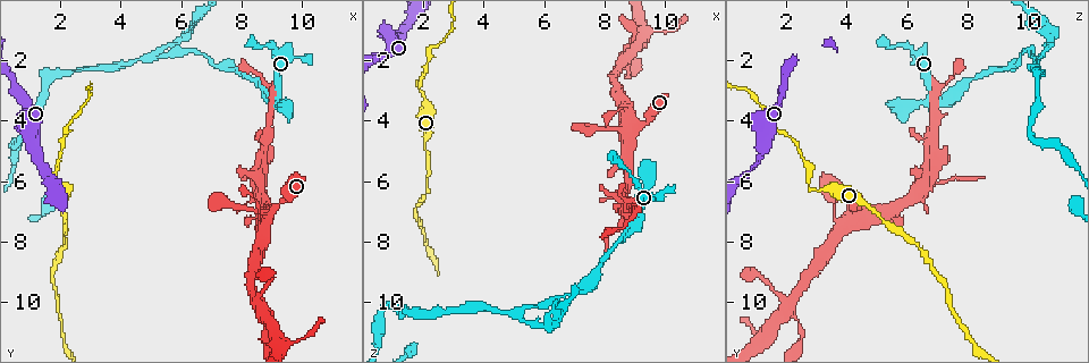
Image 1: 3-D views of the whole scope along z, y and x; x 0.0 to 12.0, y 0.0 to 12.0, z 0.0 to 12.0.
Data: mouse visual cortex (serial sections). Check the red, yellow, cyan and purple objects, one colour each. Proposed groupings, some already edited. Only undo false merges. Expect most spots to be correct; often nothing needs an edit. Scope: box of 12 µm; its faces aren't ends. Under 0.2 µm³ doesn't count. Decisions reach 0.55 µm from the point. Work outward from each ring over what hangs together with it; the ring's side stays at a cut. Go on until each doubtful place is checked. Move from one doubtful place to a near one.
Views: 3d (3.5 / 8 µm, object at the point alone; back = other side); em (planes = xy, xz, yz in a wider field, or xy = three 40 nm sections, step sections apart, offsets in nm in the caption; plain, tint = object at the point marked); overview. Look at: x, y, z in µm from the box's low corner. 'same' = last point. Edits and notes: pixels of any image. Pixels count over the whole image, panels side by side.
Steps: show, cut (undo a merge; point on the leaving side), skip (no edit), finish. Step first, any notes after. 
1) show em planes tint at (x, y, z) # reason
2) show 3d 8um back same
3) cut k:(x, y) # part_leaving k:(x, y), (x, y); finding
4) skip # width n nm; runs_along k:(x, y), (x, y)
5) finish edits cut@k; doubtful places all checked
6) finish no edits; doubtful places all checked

show 3d 3.5um at (2.0, 6.3, 3.1) # thick turns thin

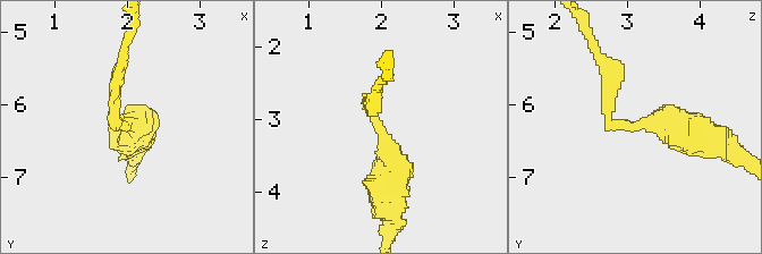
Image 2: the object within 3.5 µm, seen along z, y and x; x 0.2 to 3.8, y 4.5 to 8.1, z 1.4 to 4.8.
show em xy step 3 plain at (1.95, 6.35, 3.05) # arm_widths 200, 400 nm

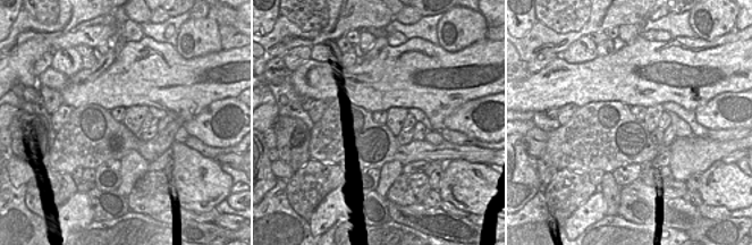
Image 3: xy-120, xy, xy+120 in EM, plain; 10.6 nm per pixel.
show em xy step 3 tint same # where the object lies

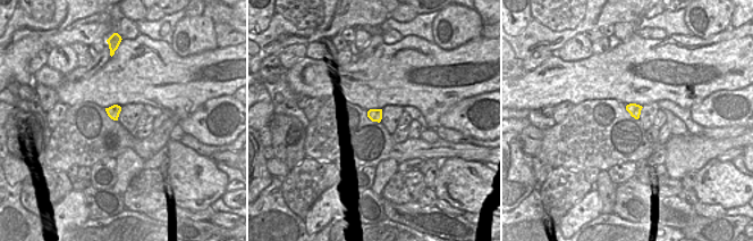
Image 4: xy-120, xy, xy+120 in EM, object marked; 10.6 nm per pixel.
skip # runs_along 2:(704, 137), (615, 124), (608, 72); all the same cell

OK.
show 3d 8um at (9.2, 3.3, 6.8) # a fork

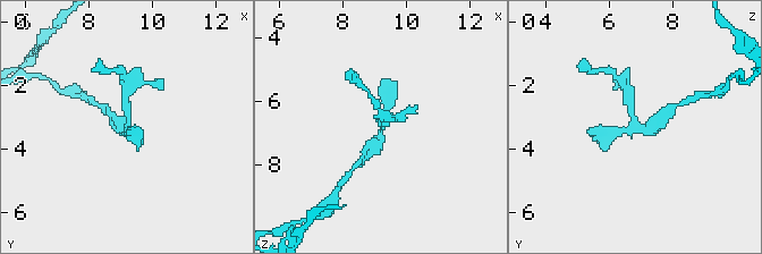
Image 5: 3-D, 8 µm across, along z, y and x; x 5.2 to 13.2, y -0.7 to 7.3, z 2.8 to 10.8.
show 3d 3.5um at (9.2, 3.4, 6.7) # zoom in

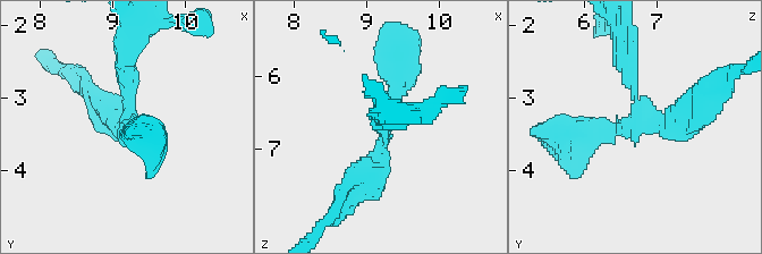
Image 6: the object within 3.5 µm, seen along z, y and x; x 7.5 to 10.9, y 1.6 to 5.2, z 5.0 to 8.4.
show em planes tint at (9.25, 3.35, 6.75) # shape alone is not enough

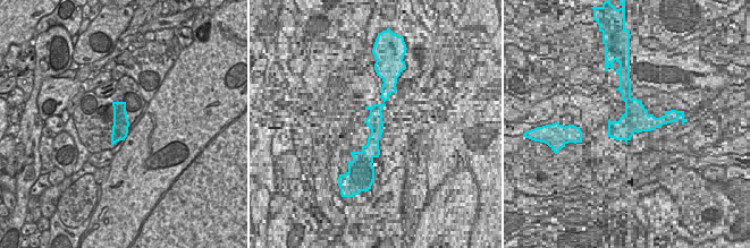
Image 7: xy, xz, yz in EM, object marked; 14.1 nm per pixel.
skip # runs_along 6:(623, 49), (641, 125), (689, 101); all the same cell

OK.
show 3d 3.5um at (5.2, 1.9, 10.4) # sharp bend

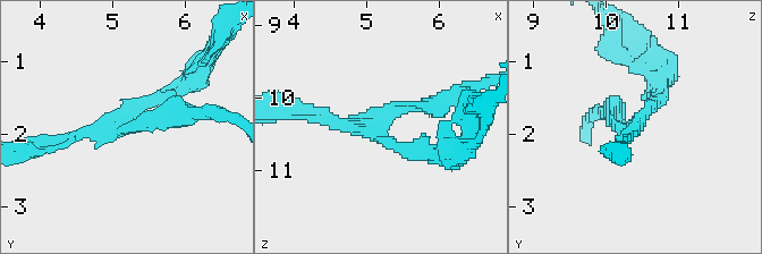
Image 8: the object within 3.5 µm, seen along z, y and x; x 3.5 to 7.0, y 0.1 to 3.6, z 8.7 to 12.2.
skip # arm_widths 200, 200, 250 nm; runs_along 8:(189, 112), (50, 144); continuous, no second cell

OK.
finish no edits; doubtful places all checked

